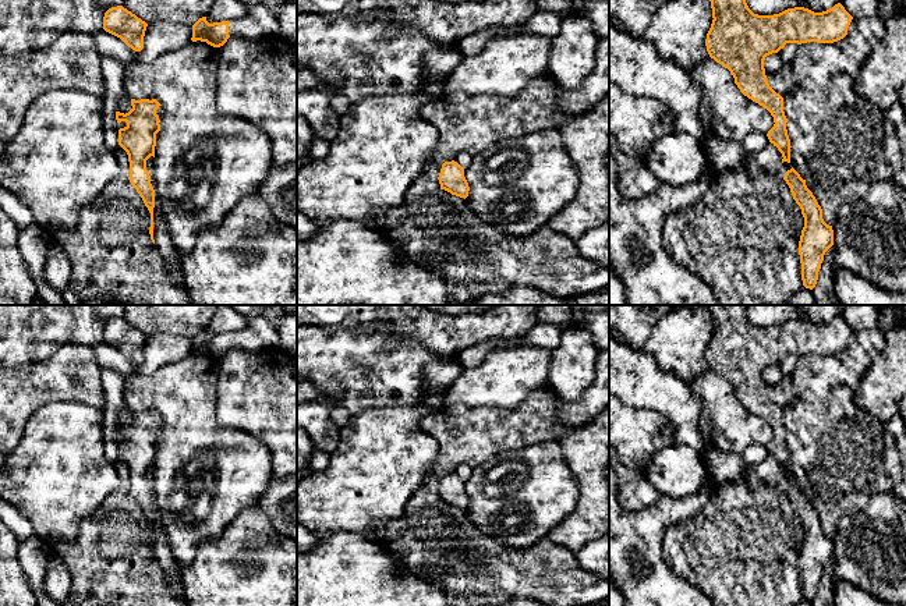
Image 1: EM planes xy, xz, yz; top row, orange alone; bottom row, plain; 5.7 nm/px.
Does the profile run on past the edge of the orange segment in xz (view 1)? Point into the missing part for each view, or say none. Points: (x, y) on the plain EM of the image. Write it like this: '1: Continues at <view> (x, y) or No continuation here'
1: No continuation here

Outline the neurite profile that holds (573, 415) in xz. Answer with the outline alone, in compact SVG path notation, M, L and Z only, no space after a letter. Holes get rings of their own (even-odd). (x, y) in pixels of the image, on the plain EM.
M609 350L598 351L594 382L581 398L574 403L560 400L560 404L558 418L570 426L591 422L609 407Z

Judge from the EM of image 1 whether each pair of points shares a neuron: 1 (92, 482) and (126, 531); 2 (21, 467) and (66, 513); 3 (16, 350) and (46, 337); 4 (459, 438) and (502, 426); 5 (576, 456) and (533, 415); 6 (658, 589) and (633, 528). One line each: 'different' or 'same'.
1: different
2: same
3: same
4: same
5: different
6: same

